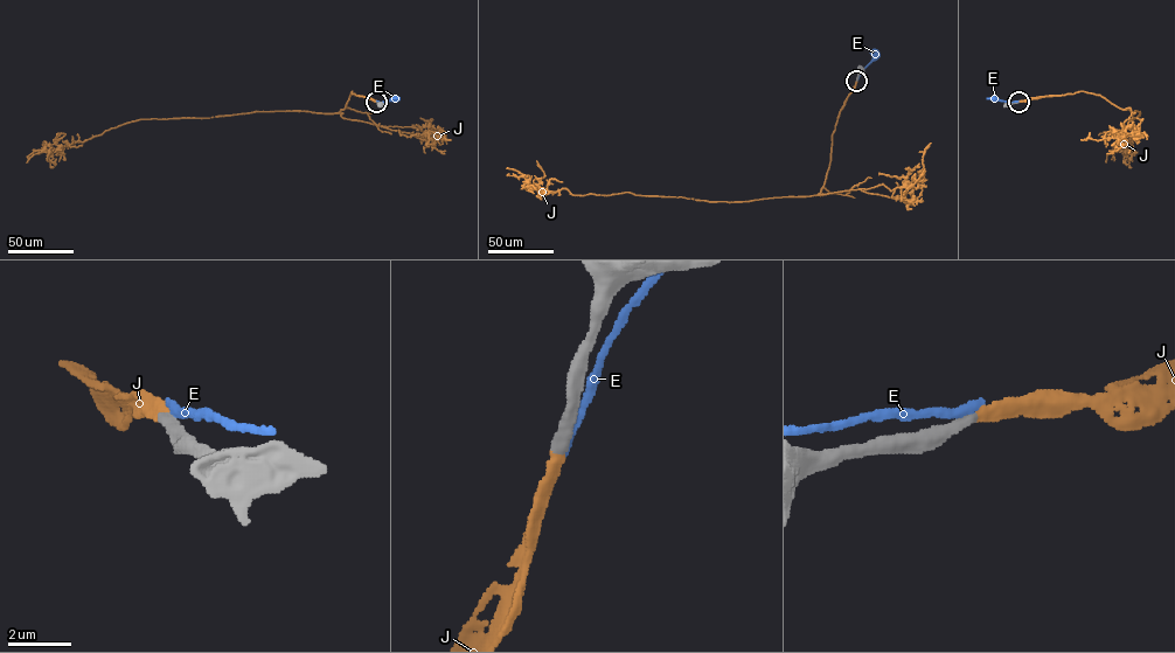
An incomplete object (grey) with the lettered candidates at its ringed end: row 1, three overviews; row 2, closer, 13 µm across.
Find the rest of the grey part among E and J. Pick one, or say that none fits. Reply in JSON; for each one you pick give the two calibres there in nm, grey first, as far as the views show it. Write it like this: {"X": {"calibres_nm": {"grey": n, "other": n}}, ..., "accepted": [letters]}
{"J": {"calibres_nm": {"grey": 400, "other": 360}}, "accepted": ["J"]}

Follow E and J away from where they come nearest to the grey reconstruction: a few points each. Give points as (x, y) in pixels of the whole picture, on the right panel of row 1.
E: (1017, 102), (995, 98)
J: (1019, 102), (1084, 91), (1140, 111), (1130, 119), (1133, 137), (1126, 141), (1132, 146), (1110, 152), (1106, 162)

